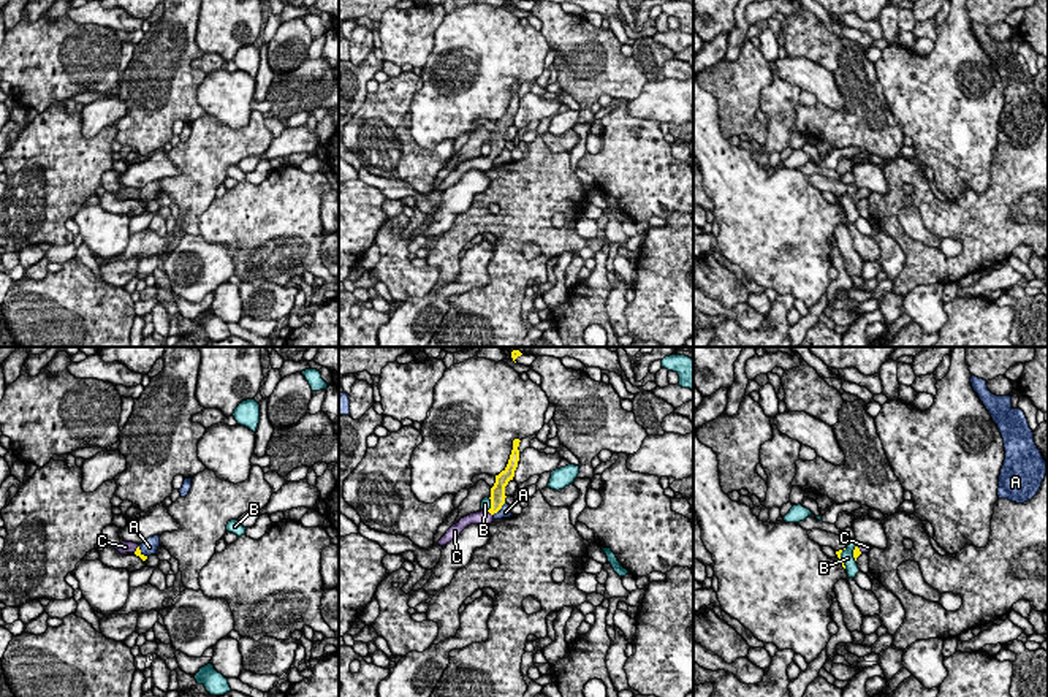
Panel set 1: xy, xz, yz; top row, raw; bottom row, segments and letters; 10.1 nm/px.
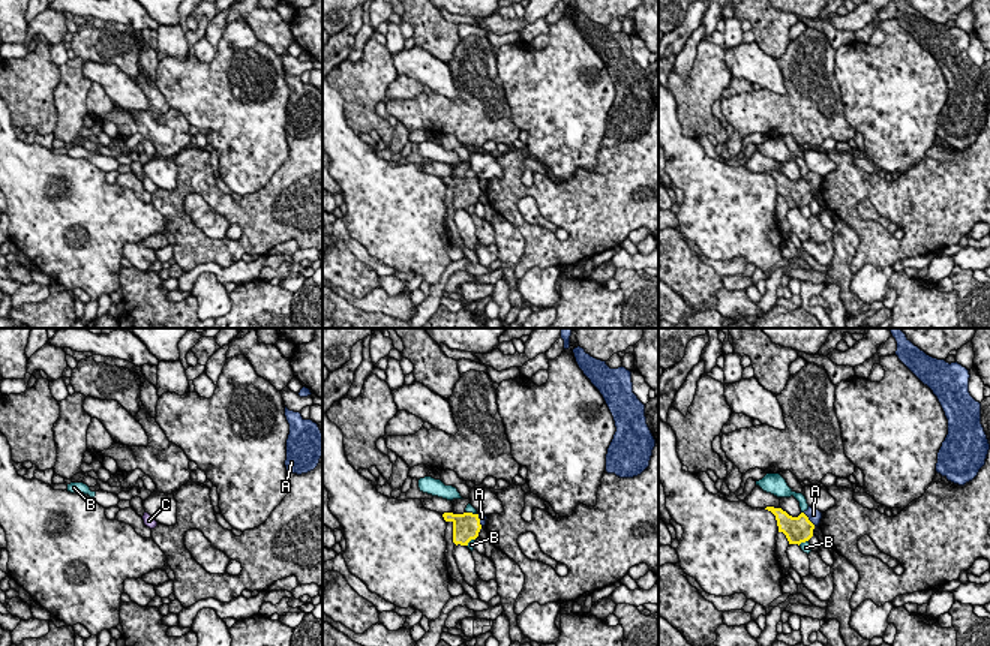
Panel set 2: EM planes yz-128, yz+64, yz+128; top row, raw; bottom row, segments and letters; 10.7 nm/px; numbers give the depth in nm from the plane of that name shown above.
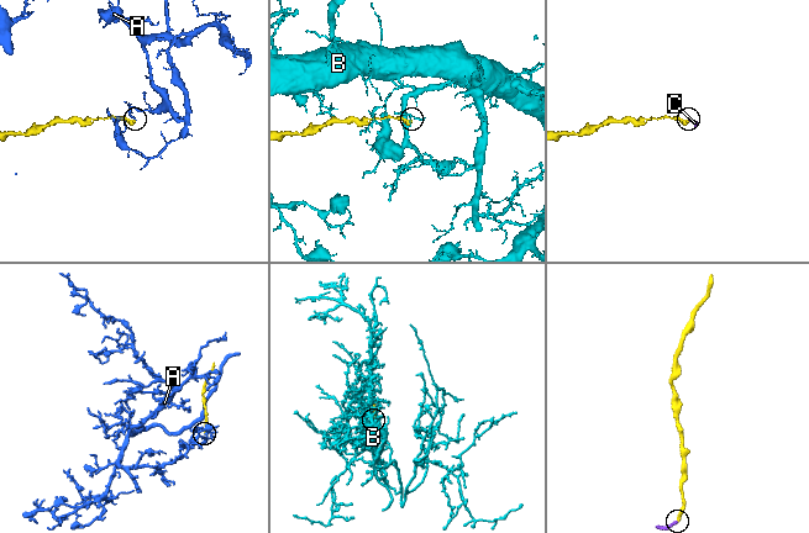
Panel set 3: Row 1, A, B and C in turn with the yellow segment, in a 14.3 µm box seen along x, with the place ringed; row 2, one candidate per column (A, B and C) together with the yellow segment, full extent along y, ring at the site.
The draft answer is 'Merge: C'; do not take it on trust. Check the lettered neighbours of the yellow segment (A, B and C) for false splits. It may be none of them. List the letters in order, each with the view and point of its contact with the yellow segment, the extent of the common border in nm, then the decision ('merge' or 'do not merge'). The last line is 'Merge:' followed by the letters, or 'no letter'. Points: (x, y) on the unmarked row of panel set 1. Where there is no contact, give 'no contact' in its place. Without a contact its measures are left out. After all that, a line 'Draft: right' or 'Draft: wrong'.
A: meets yellow in xz at (499, 154); contact 170 nm long; do not merge
B: meets yellow in yz at (839, 203); contact 200 nm long; do not merge
C: meets yellow in xz at (491, 159); contact 80 nm long; merge
Merge: C
Draft: right

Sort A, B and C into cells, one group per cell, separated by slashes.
A / B / C

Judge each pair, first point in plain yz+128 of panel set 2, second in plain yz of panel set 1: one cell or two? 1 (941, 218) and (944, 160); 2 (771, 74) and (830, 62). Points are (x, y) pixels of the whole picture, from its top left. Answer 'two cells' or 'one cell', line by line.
1: two cells
2: two cells

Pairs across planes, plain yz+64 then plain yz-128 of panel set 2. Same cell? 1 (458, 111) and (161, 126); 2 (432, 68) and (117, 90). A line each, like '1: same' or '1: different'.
1: same
2: same

